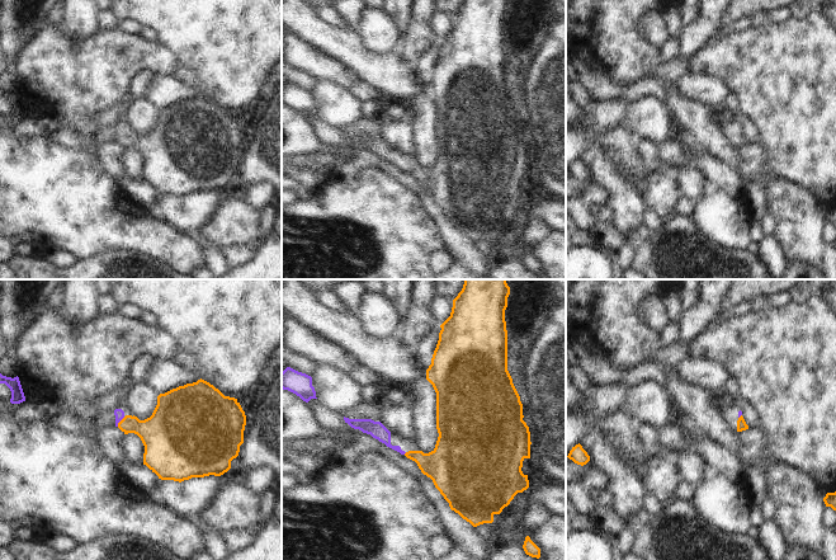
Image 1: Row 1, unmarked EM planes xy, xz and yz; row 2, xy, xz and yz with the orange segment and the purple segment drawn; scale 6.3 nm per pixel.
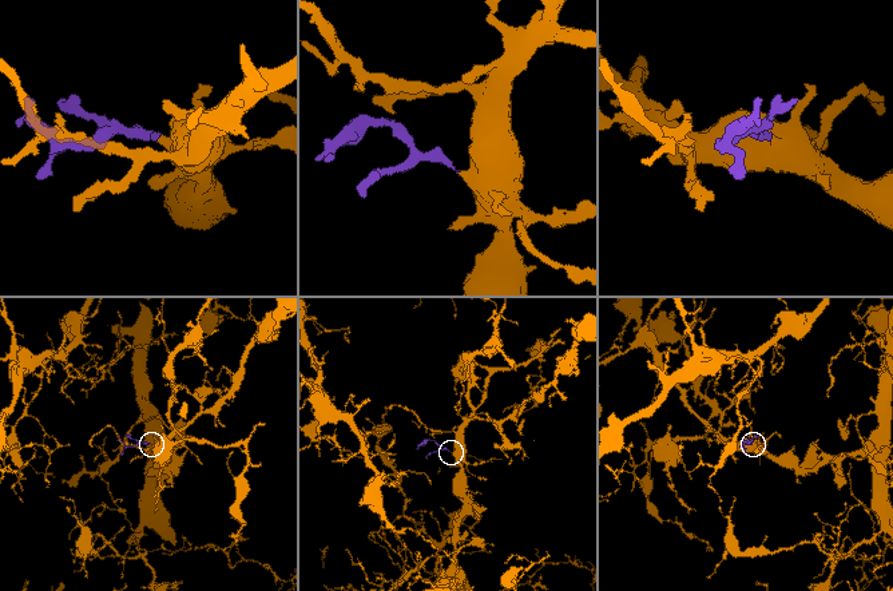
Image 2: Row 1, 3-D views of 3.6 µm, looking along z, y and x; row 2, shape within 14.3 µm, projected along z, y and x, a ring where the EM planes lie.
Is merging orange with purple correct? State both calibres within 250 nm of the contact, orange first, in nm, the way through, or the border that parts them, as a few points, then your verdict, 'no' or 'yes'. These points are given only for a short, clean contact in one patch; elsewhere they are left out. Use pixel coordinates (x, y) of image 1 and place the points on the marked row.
220 nm thick on the orange side, 60 nm on the other; runs through xy (157, 432), (119, 422), (119, 414); yes

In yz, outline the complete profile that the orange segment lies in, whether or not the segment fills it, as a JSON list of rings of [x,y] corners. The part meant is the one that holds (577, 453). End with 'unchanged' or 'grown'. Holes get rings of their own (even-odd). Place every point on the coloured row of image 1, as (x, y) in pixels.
[[[580,443],[572,447],[567,457],[581,466],[586,465],[590,461],[590,456]]] | unchanged

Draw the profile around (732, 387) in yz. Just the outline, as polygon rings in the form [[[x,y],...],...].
[[[729,376],[726,389],[724,389],[733,399],[740,399],[740,383],[735,376]]]

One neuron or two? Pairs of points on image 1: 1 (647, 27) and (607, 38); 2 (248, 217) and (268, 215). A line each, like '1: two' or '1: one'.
1: two
2: two

